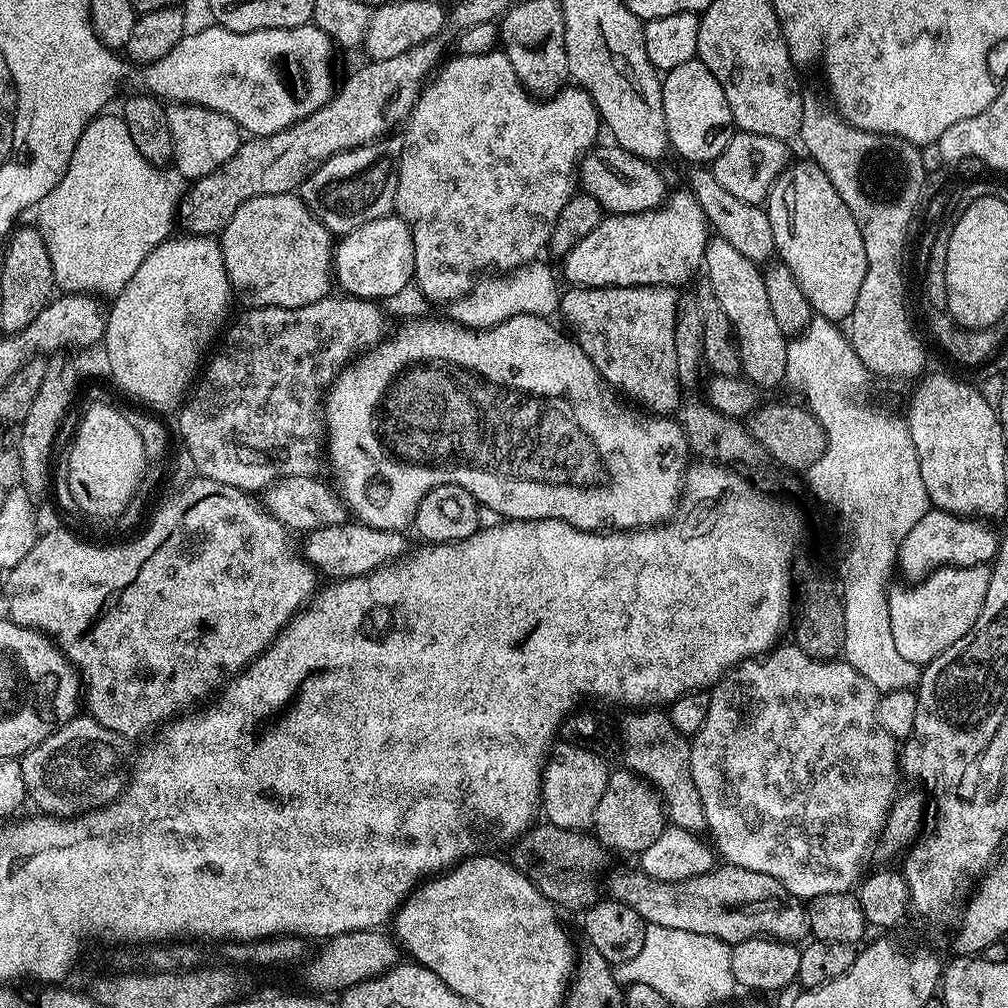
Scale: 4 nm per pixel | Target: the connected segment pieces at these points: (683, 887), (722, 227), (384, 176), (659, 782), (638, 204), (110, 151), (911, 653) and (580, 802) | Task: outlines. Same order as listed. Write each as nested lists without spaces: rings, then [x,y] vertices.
[[[721,863],[706,874],[698,874],[694,878],[686,878],[678,882],[650,880],[645,872],[633,870],[614,877],[609,882],[608,888],[612,891],[609,892],[611,899],[620,900],[626,906],[630,906],[630,910],[634,910],[644,919],[645,925],[653,924],[670,930],[686,930],[694,934],[717,936],[729,946],[743,940],[753,940],[755,936],[763,936],[770,940],[800,942],[809,935],[808,909],[802,903],[801,897],[791,896],[782,886],[782,882],[770,878],[770,874],[758,874],[737,864]]]
[[[711,171],[696,172],[692,176],[690,190],[695,193],[704,213],[708,218],[711,231],[716,232],[723,243],[734,246],[746,258],[750,258],[755,264],[764,266],[776,256],[776,243],[774,242],[774,230],[770,230],[770,218],[767,211],[759,204],[742,202],[742,198],[734,198],[711,174]]]
[[[379,143],[363,144],[349,152],[340,152],[321,164],[315,172],[311,172],[300,185],[298,195],[304,200],[304,205],[328,227],[333,234],[347,234],[358,226],[366,226],[366,222],[374,222],[374,218],[382,218],[393,211],[396,203],[396,187],[398,186],[397,157],[388,148],[380,148]]]
[[[644,710],[639,714],[632,714],[624,724],[624,740],[622,736],[622,748],[624,744],[624,760],[631,771],[643,776],[650,781],[660,793],[666,808],[666,816],[675,827],[691,828],[700,830],[705,827],[704,811],[702,810],[702,798],[698,798],[698,786],[694,786],[694,774],[690,770],[690,754],[692,745],[689,737],[680,736],[678,730],[670,722],[667,711],[664,710]]]
[[[601,143],[593,146],[580,157],[578,165],[578,184],[585,193],[594,198],[604,208],[605,213],[621,216],[622,214],[638,214],[658,208],[666,199],[664,192],[664,176],[655,163],[644,160],[640,156],[630,154],[624,148],[617,148],[615,143]]]
[[[108,115],[96,116],[86,130],[82,130],[82,138],[78,138],[78,146],[74,146],[74,154],[70,154],[66,174],[34,209],[35,223],[49,251],[55,287],[68,294],[93,298],[114,298],[124,289],[126,282],[134,278],[138,266],[146,262],[146,254],[173,235],[172,223],[178,220],[178,209],[186,196],[184,177],[175,170],[164,172],[168,170],[142,158],[138,146],[134,146],[134,138],[130,138],[123,115]]]
[[[975,564],[969,568],[959,566],[949,566],[940,568],[936,572],[931,572],[925,580],[919,581],[915,586],[904,586],[908,588],[893,587],[888,593],[888,605],[890,606],[890,634],[894,634],[894,646],[898,646],[898,654],[902,654],[902,658],[906,658],[906,662],[914,662],[918,665],[925,665],[932,661],[938,654],[942,654],[942,650],[946,650],[950,646],[954,646],[954,642],[958,642],[958,638],[962,638],[970,630],[970,626],[974,626],[974,622],[978,618],[978,614],[982,614],[982,606],[986,602],[986,590],[990,590],[990,574],[991,567],[988,564]]]
[[[579,742],[557,743],[545,763],[540,781],[543,819],[560,828],[591,829],[594,810],[598,810],[598,802],[602,802],[610,771],[609,765],[604,764],[607,764],[605,757],[586,750]]]

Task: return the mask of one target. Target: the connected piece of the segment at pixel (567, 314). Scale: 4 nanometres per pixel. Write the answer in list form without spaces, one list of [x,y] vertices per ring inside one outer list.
[[[651,284],[637,288],[572,286],[567,290],[560,297],[559,315],[564,315],[567,331],[586,358],[594,362],[605,385],[624,391],[629,401],[637,400],[632,402],[661,418],[675,413],[682,404],[674,340],[677,289]]]

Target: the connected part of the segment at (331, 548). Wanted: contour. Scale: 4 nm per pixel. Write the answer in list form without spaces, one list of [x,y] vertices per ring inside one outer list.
[[[359,522],[331,524],[307,533],[305,540],[308,541],[304,544],[304,550],[302,548],[302,556],[317,573],[324,575],[325,572],[326,575],[332,576],[328,578],[349,580],[355,576],[365,576],[366,573],[381,568],[383,564],[399,560],[406,552],[404,535],[403,531],[378,530]]]

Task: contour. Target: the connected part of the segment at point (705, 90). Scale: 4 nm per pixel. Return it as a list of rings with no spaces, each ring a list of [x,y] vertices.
[[[698,58],[690,62],[682,62],[682,66],[674,66],[662,76],[662,110],[666,114],[664,129],[668,132],[671,151],[677,152],[684,160],[705,160],[711,162],[726,150],[726,142],[730,142],[734,131],[730,102],[726,102],[726,90],[718,86],[718,78],[710,74],[710,70]]]

